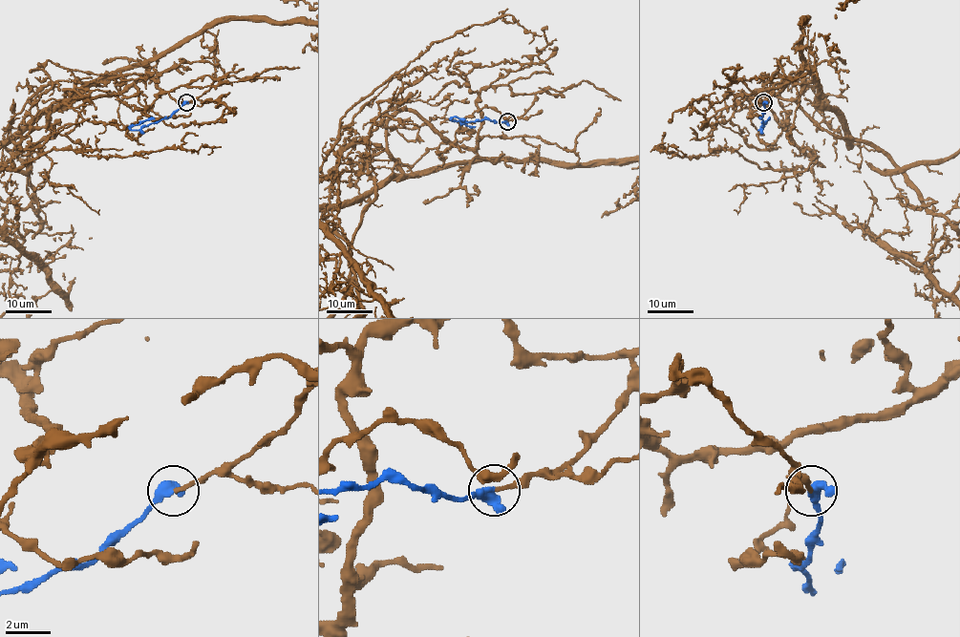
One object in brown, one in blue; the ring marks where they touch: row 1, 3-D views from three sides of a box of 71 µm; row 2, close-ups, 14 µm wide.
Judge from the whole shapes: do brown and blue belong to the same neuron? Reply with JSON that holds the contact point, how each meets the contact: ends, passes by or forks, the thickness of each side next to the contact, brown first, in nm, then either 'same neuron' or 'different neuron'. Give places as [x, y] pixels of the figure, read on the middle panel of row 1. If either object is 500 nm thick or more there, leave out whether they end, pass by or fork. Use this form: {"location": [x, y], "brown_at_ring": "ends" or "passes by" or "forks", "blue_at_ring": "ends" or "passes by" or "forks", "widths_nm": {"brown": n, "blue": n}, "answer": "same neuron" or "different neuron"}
{"location": [507, 121], "widths_nm": {"brown": 160, "blue": 550}, "answer": "same neuron"}

